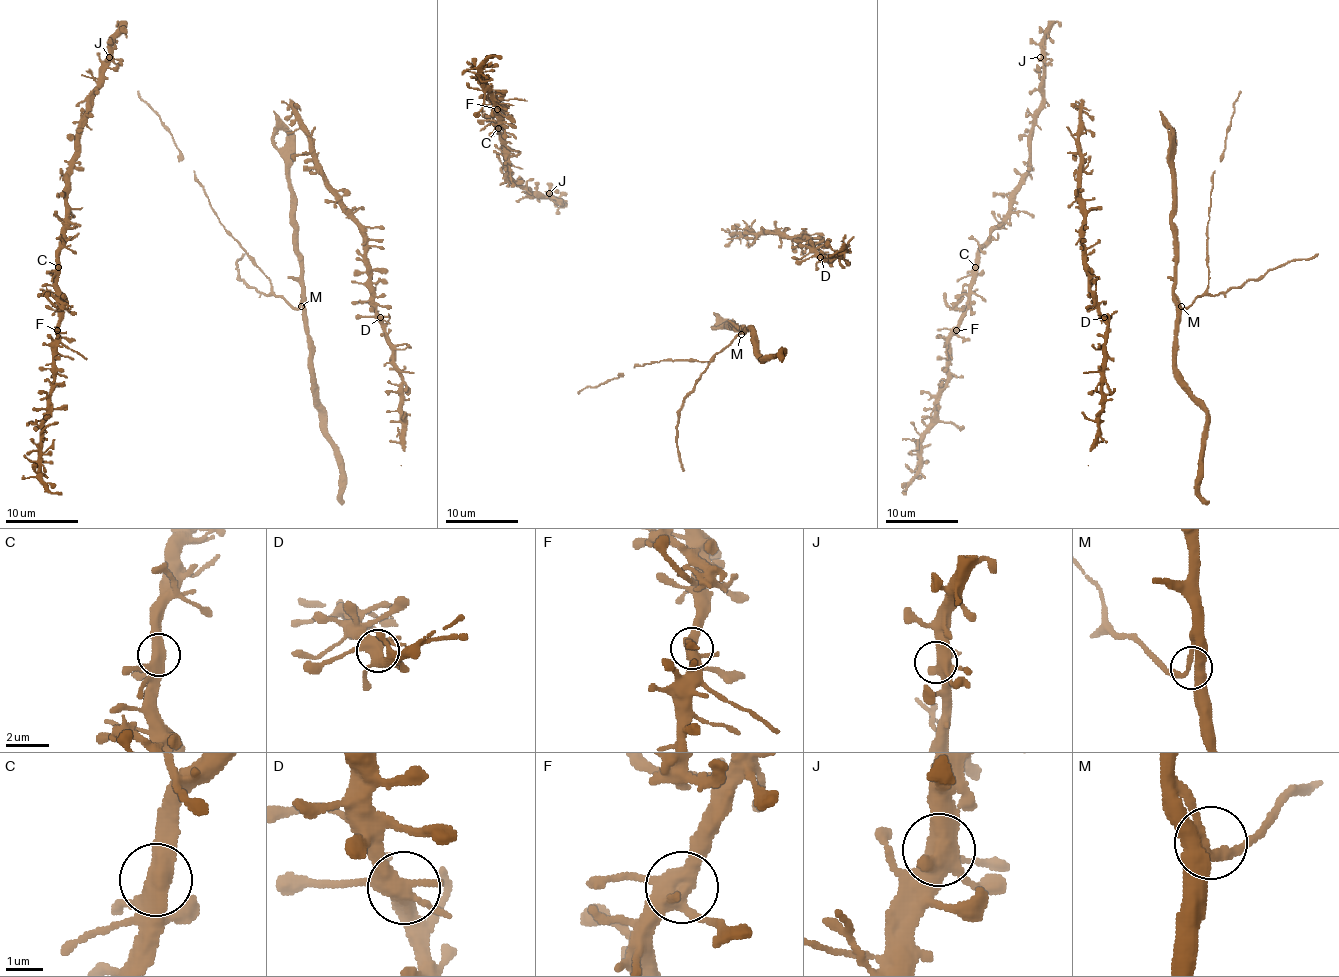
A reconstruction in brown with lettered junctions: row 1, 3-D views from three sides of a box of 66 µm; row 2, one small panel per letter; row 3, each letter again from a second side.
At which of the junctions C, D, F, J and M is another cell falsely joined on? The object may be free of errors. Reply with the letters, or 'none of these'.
none of these

